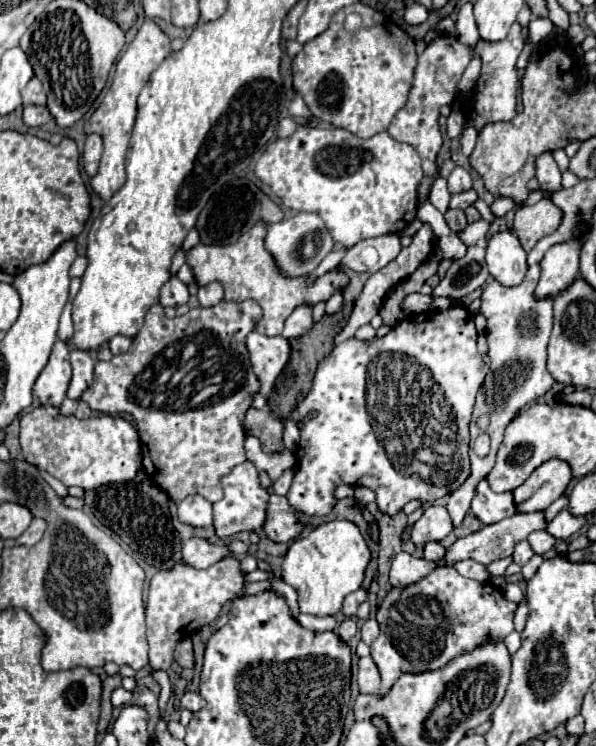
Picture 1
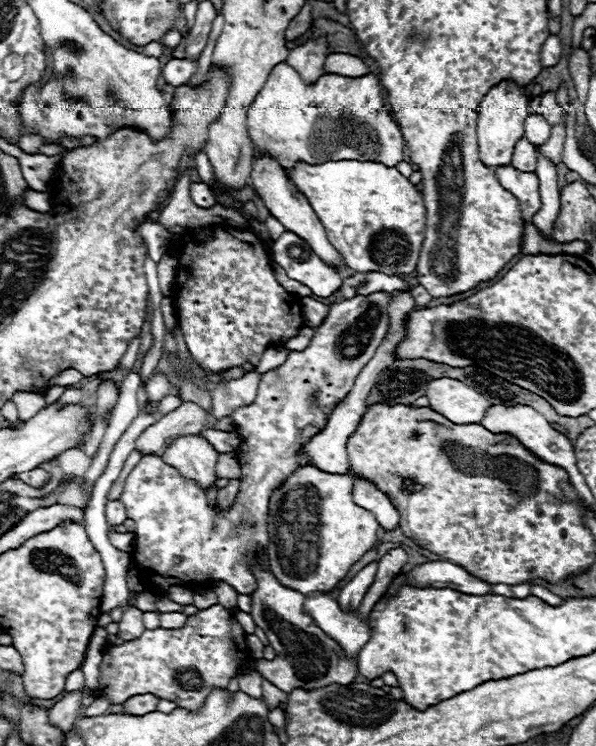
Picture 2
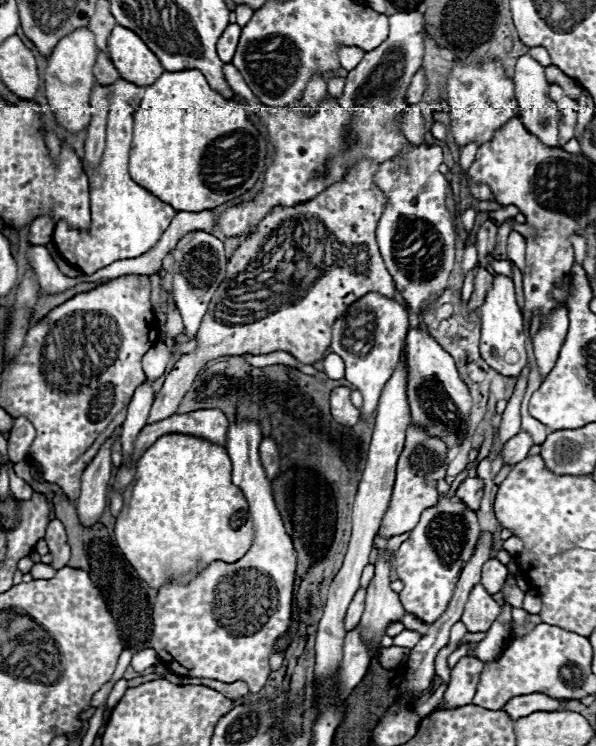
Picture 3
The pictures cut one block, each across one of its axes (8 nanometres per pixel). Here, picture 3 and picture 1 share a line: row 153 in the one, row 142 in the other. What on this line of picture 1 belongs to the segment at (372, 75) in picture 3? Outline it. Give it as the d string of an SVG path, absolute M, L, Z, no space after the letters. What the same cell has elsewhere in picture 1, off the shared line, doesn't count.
M306 128L298 130L290 138L278 138L270 142L260 156L256 176L272 188L272 192L282 200L284 206L298 212L314 212L330 230L334 242L342 244L346 250L366 238L376 238L382 234L392 234L404 230L418 210L418 184L424 176L420 168L418 152L404 142L394 140L388 132L378 132L368 140L352 136L344 128Z

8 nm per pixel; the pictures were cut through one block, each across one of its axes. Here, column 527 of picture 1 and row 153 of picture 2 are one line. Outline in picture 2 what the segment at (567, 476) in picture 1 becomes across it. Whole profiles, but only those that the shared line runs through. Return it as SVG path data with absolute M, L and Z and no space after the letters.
M500 82L486 94L486 98L480 102L478 124L476 124L480 158L486 166L510 164L514 146L524 134L524 120L528 118L528 114L530 114L530 102L526 90L520 88L516 82Z

